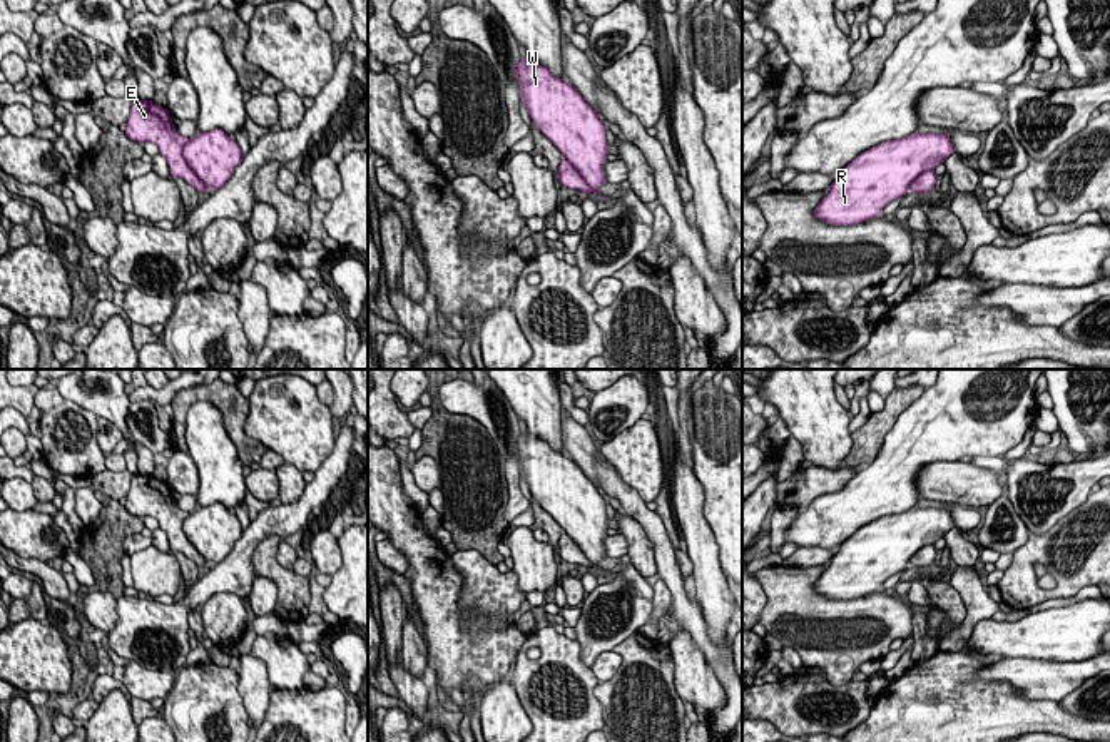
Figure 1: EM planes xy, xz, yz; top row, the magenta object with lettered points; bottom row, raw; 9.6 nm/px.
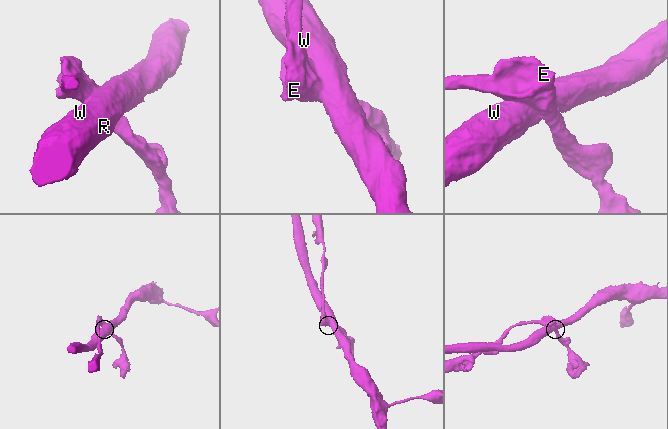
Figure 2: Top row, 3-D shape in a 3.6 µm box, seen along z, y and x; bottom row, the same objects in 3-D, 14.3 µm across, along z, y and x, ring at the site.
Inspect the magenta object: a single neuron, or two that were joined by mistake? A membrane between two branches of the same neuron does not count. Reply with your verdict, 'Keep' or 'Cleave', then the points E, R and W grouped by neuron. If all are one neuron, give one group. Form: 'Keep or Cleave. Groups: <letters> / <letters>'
Cleave. Groups: E / R W

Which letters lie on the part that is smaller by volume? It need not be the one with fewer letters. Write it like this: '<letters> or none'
E

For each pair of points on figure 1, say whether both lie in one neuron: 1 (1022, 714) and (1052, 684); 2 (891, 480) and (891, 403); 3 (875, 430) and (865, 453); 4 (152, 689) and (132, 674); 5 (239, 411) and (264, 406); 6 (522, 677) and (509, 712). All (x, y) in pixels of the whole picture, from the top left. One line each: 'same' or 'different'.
1: different
2: different
3: same
4: same
5: different
6: different

